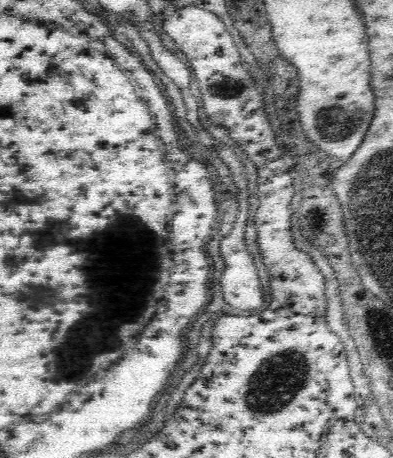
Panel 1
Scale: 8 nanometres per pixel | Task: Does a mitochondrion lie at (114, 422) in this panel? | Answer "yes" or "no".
no

